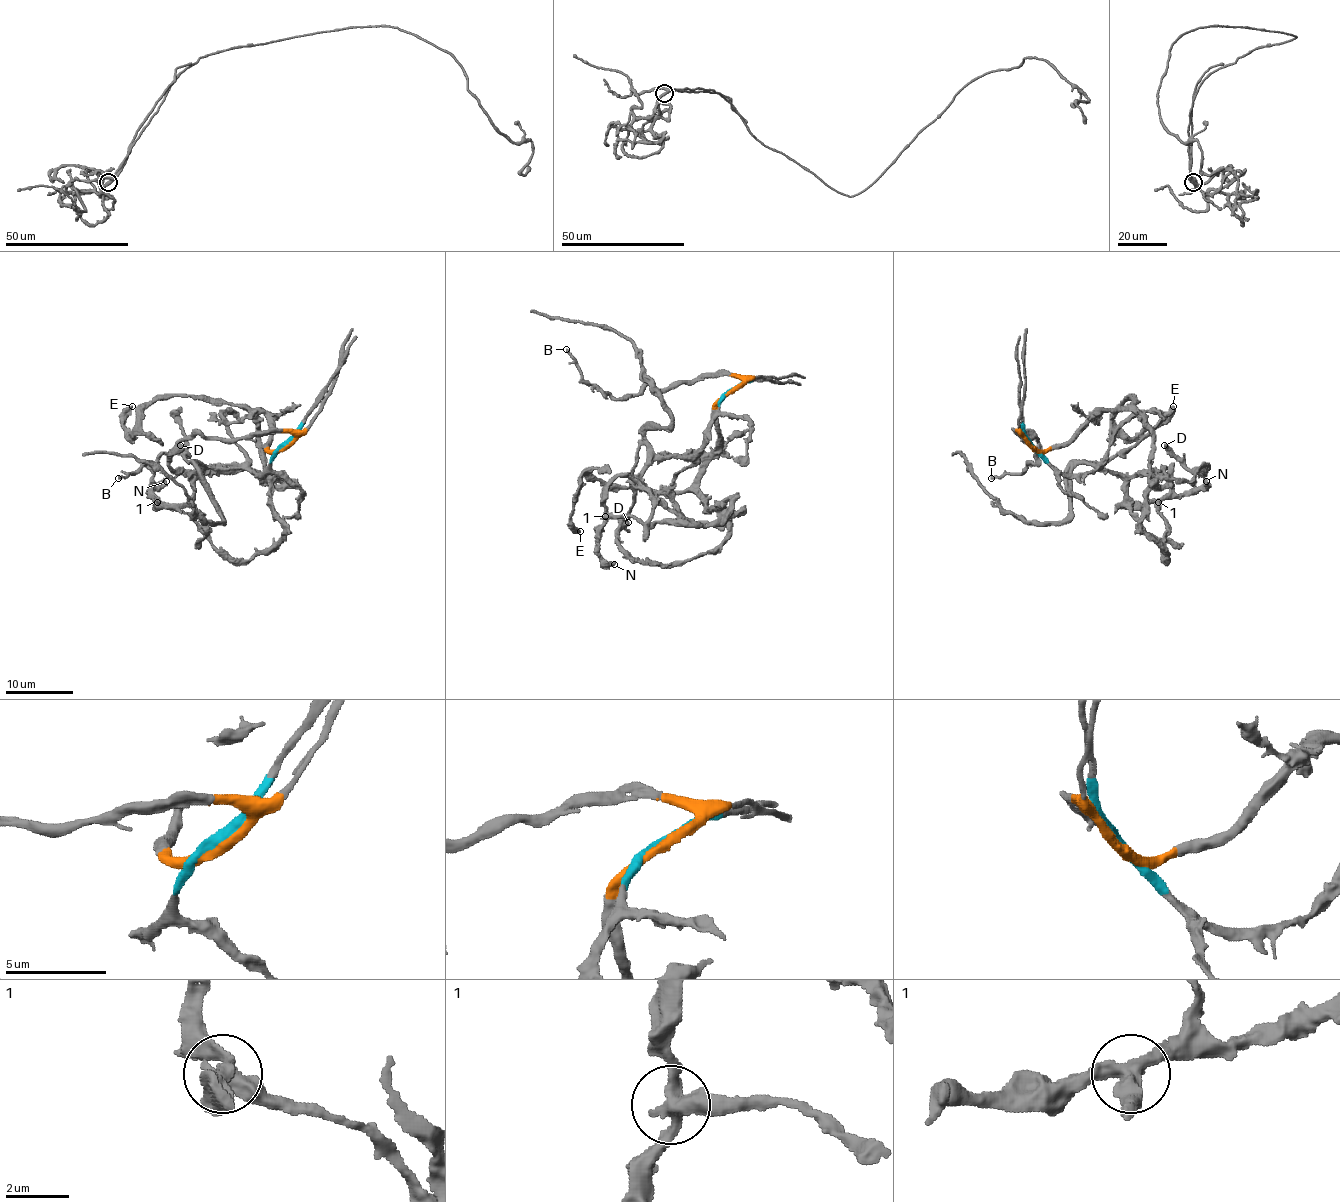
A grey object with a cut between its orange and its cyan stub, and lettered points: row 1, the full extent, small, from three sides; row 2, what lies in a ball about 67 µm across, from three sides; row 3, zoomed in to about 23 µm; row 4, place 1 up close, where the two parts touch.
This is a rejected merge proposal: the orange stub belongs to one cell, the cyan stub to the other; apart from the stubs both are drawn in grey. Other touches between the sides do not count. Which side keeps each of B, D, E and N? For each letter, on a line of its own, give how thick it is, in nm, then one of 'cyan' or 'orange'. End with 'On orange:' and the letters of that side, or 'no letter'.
B: calibre 200 nm; orange
D: calibre 280 nm; orange
E: calibre 400 nm; orange
N: calibre 440 nm; cyan
On orange: B, D, E

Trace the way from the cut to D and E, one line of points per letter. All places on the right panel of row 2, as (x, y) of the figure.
D: (1031, 445), (1064, 446), (1103, 410), (1130, 410), (1152, 436), (1150, 470), (1190, 480), (1207, 467), (1164, 445)
E: (1031, 445), (1064, 446), (1098, 412), (1133, 404), (1128, 395), (1113, 421), (1138, 438), (1172, 405)

